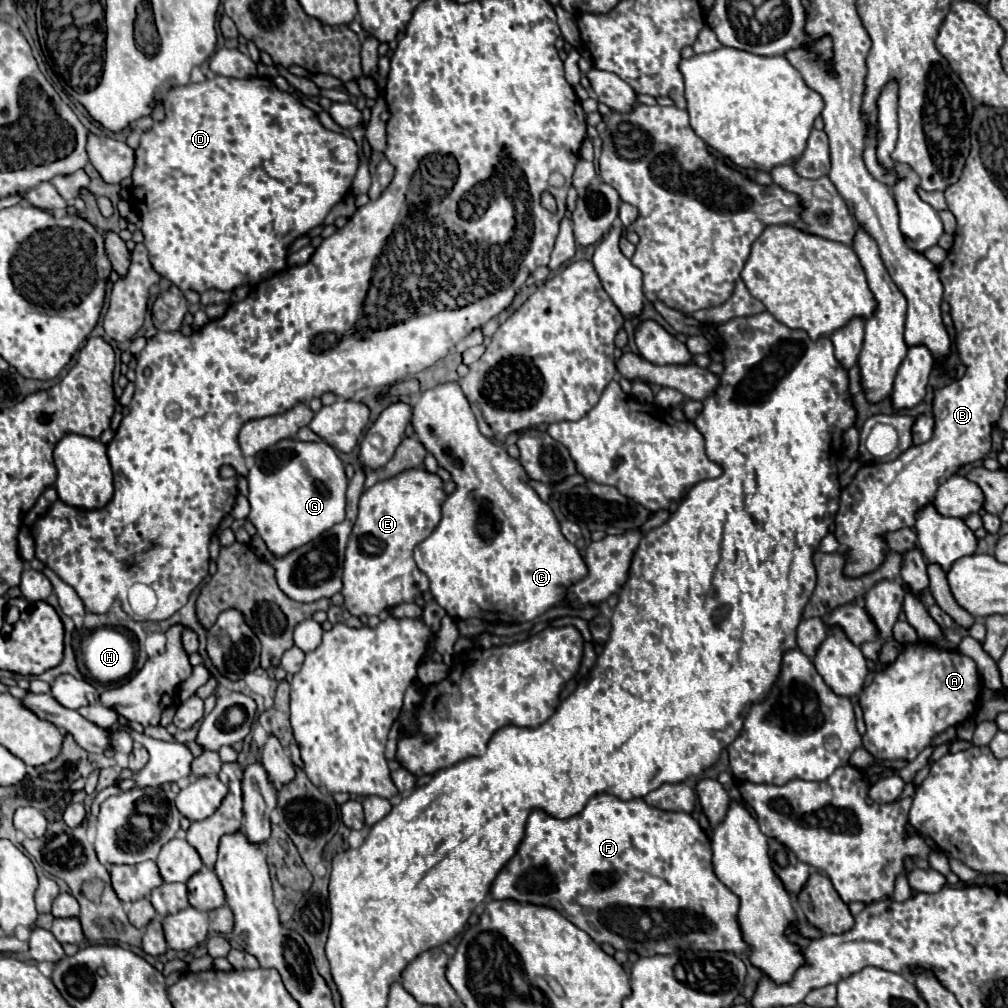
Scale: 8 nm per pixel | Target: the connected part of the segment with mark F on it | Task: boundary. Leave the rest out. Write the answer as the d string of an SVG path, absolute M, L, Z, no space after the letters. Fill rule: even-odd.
M596 794L580 814L568 820L556 820L534 810L516 856L492 882L492 896L496 900L512 898L556 908L594 942L612 944L616 950L632 950L638 956L676 952L686 942L700 950L726 950L734 954L748 950L736 924L738 896L716 878L710 862L710 840L700 824L686 812L664 812L648 806L642 798L620 800L612 794ZM532 870L546 874L550 882L526 882Z

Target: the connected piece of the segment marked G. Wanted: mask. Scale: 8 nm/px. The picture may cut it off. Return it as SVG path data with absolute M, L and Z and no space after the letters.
M294 438L276 442L260 456L254 456L248 486L248 502L252 506L248 520L276 558L312 542L344 520L348 480L342 460L326 442L300 442Z

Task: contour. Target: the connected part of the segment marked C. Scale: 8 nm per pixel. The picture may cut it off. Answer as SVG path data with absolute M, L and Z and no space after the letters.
M446 382L420 394L412 410L412 426L416 438L456 482L456 490L442 504L440 524L414 548L416 566L428 576L434 600L454 620L480 618L484 622L504 624L530 622L552 606L560 606L566 588L586 576L586 564L578 548L562 536L552 508L530 486L520 460L508 456L502 444L494 444L480 434L460 384Z

